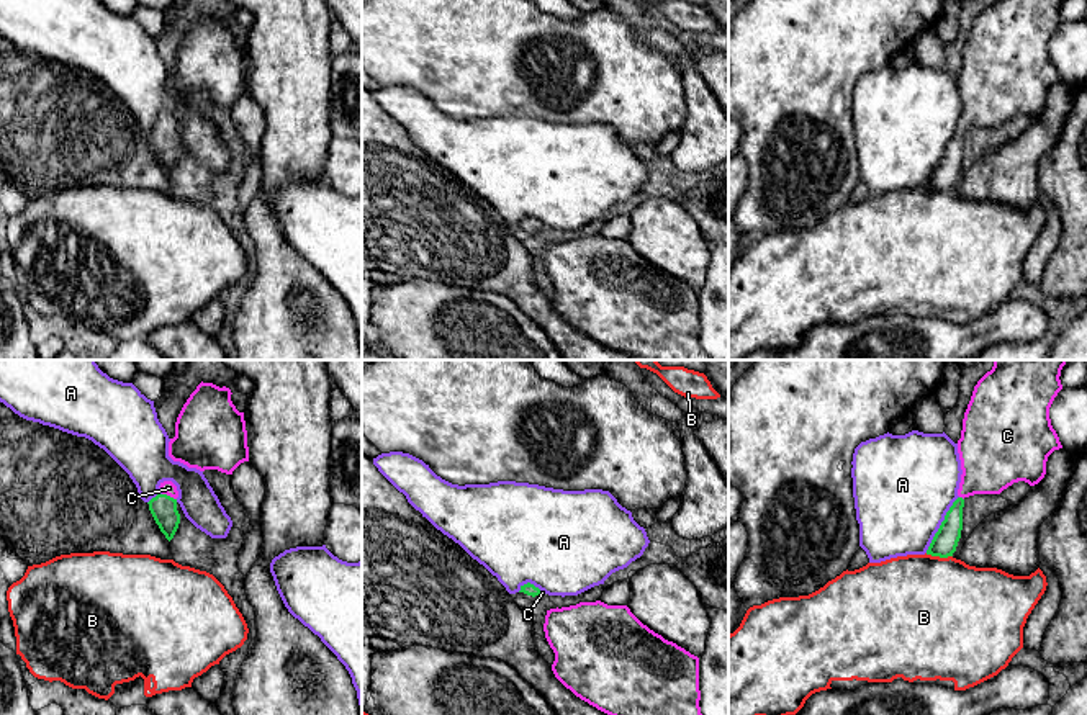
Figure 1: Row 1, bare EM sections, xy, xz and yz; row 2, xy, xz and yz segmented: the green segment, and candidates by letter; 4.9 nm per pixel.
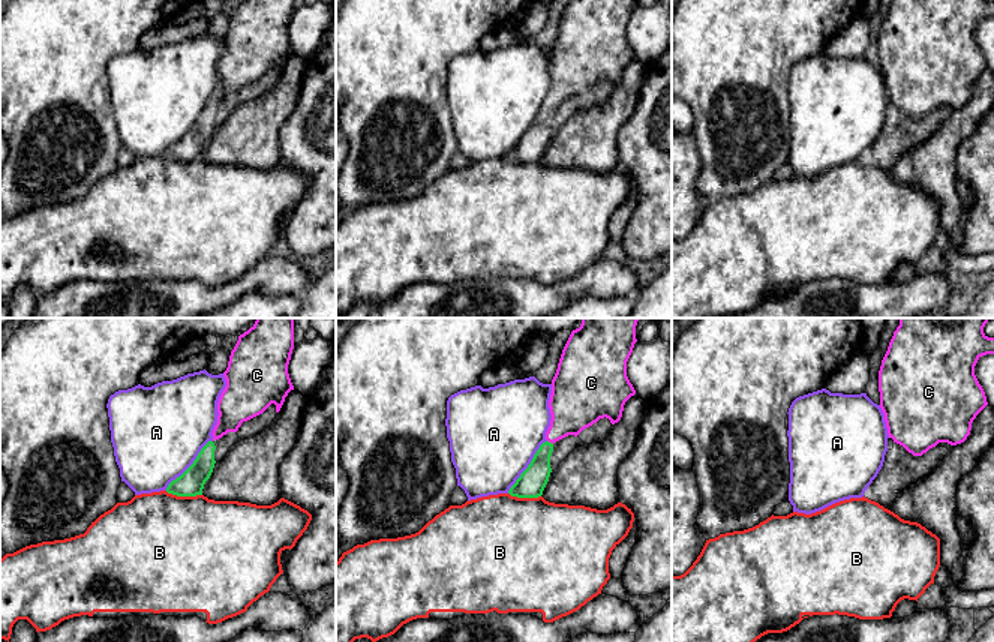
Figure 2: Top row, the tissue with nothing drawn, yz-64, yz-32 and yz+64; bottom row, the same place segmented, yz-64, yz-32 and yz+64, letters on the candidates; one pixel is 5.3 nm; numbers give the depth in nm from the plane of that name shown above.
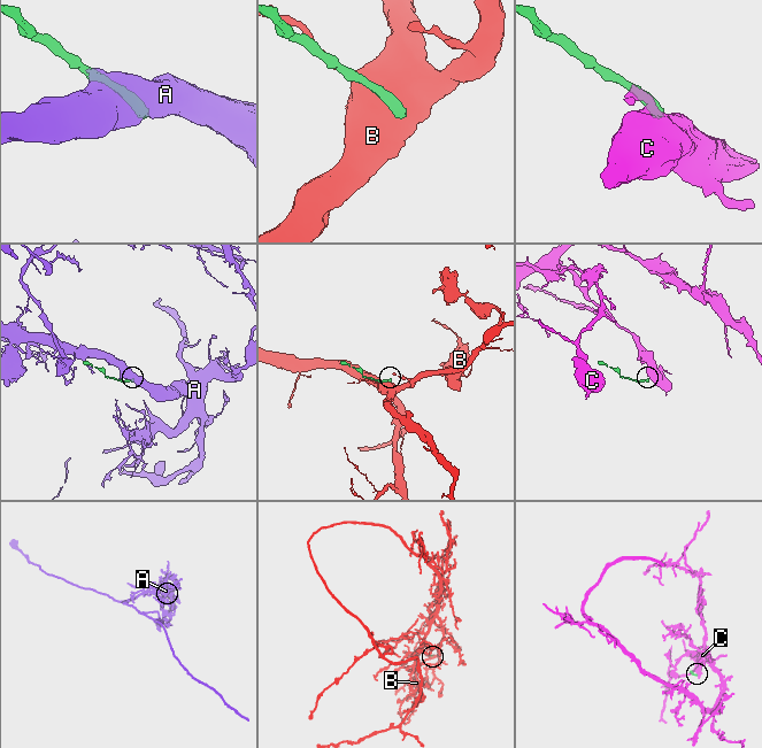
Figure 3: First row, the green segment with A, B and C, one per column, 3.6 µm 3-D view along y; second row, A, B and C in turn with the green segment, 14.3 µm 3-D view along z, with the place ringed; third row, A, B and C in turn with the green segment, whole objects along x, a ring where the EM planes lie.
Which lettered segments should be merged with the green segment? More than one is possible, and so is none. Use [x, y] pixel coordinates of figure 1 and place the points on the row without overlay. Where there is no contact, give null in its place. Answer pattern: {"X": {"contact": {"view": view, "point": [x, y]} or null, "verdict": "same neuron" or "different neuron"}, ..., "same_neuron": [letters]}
{"A": {"contact": {"view": "yz", "point": [942, 157]}, "verdict": "different neuron"}, "B": {"contact": {"view": "yz", "point": [938, 188]}, "verdict": "different neuron"}, "C": {"contact": {"view": "xy", "point": [169, 130]}, "verdict": "same neuron"}, "same_neuron": ["C"]}

